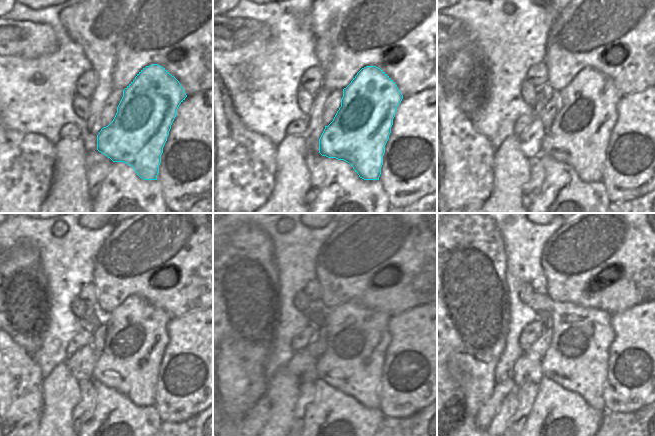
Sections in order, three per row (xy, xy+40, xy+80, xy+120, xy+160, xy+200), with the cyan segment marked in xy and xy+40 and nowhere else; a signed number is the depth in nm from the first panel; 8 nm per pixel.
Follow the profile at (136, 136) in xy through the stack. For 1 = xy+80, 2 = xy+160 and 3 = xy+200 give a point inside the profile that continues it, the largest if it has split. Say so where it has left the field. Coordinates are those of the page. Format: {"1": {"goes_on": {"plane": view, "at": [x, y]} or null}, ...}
{"1": {"goes_on": {"plane": "xy+80", "at": [579, 136]}}, "2": {"goes_on": {"plane": "xy+160", "at": [357, 336]}}, "3": {"goes_on": {"plane": "xy+200", "at": [576, 359]}}}

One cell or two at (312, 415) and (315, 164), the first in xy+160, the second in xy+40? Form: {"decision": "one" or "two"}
{"decision": "two"}

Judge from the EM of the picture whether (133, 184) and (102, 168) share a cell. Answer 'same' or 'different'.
different

